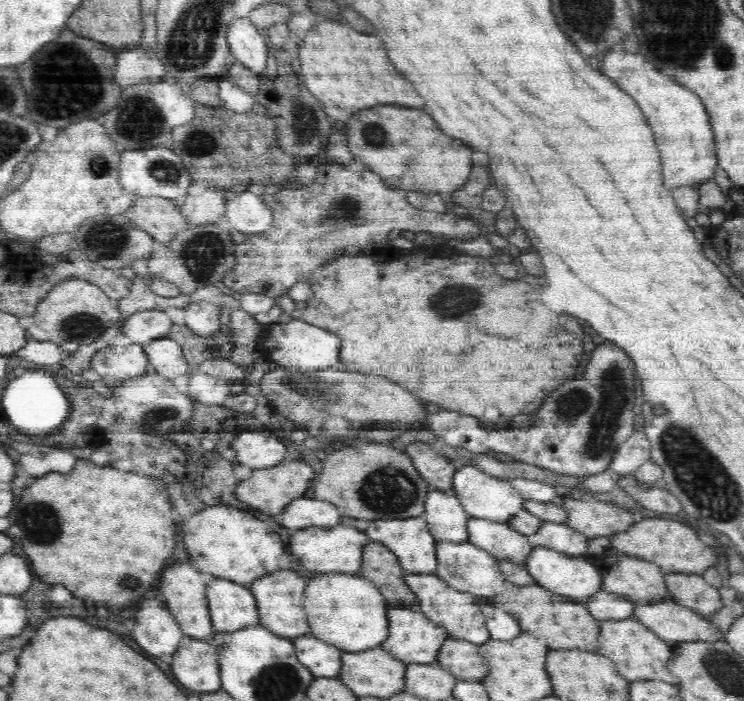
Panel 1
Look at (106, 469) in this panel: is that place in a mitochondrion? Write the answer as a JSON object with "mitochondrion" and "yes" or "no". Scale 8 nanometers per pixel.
{"mitochondrion":"no"}

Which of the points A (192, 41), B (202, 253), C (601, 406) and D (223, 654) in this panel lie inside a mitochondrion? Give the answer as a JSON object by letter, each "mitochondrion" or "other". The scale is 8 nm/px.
{"A":"mitochondrion","B":"mitochondrion","C":"mitochondrion","D":"other"}

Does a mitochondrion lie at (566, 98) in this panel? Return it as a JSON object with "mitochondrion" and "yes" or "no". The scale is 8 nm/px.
{"mitochondrion":"no"}

